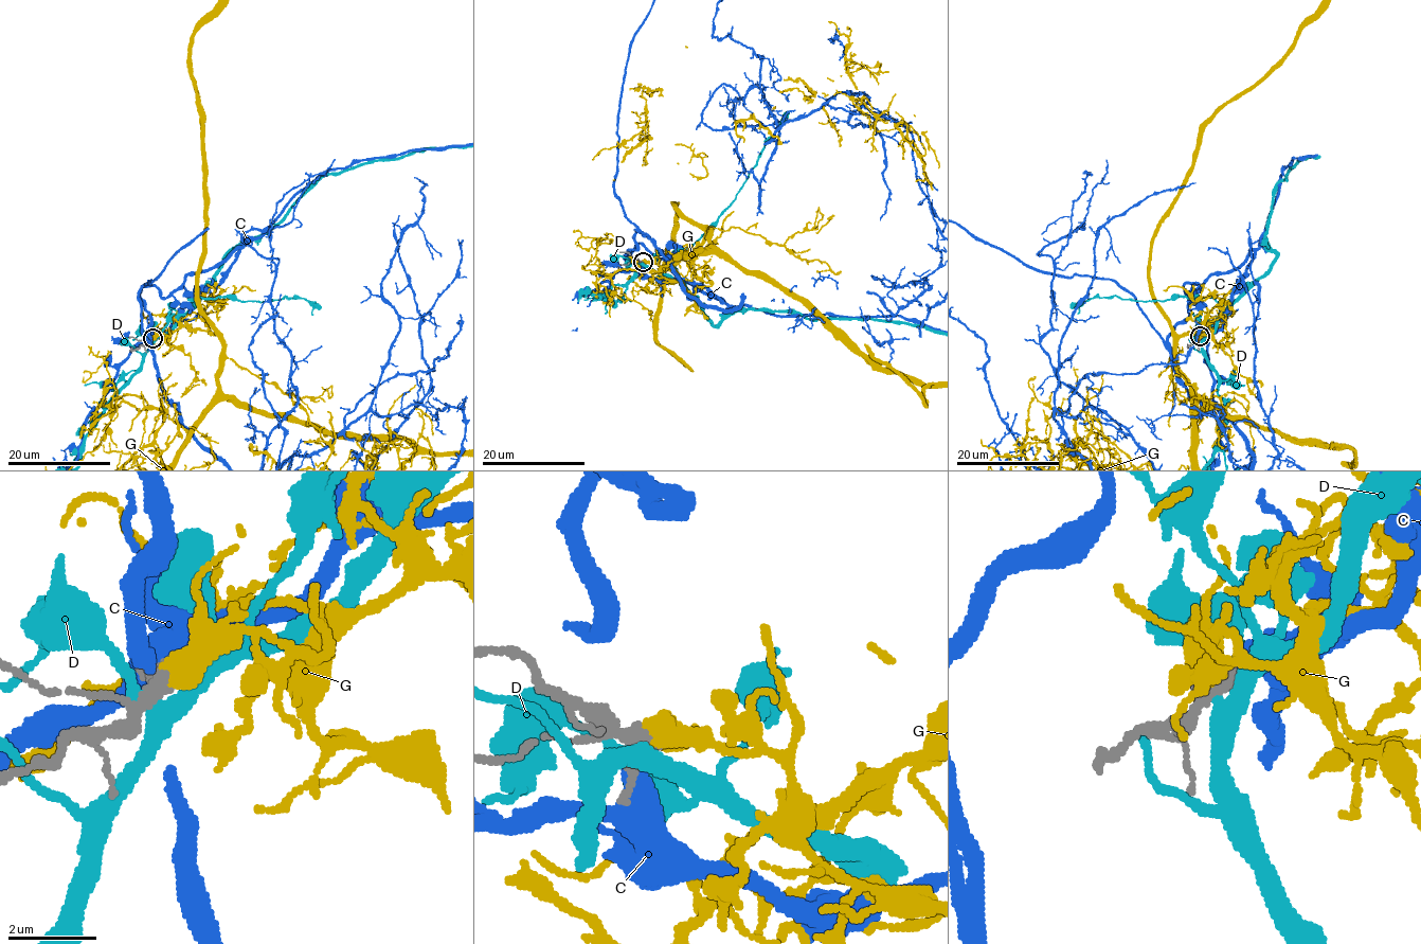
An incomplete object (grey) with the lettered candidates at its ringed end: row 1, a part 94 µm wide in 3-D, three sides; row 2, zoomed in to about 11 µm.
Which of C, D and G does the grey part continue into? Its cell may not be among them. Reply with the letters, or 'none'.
G

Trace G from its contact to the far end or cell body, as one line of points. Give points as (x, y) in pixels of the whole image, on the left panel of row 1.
G: (153, 338), (219, 335), (198, 297), (190, 43)

